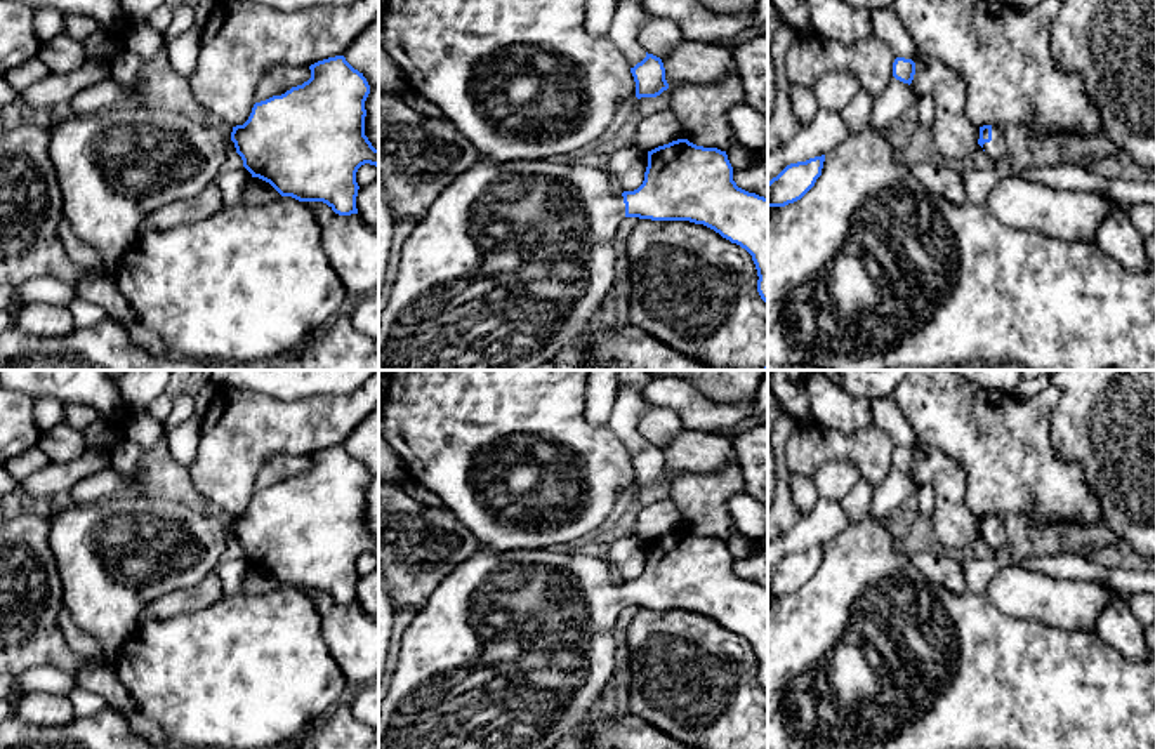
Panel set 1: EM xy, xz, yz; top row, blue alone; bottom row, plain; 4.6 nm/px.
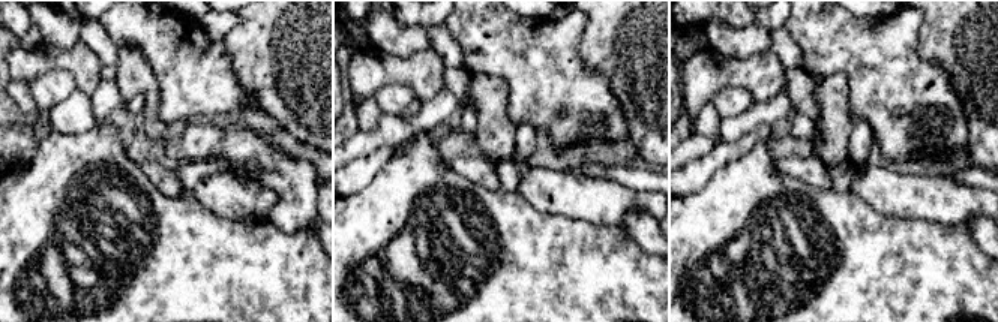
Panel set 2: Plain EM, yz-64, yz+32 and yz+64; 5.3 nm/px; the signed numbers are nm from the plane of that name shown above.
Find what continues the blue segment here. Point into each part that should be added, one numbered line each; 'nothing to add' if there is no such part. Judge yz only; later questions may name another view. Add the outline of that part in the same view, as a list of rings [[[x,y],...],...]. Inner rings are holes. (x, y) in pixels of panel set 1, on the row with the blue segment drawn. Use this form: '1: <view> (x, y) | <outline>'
1: yz (996, 148) | [[[992,125],[992,141],[985,143],[983,149],[993,163],[1006,155],[1004,130],[1000,125]]]

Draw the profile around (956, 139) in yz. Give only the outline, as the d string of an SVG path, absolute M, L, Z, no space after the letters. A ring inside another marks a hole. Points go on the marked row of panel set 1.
M921 50L912 57L915 75L910 83L915 97L931 96L934 101L933 134L941 160L955 165L971 158L978 144L978 127L966 113L966 82L943 63L926 57Z

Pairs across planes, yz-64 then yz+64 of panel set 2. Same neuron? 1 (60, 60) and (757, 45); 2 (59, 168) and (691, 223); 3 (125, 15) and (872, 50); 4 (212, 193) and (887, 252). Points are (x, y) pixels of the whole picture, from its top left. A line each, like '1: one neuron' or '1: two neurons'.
1: two neurons
2: one neuron
3: one neuron
4: two neurons

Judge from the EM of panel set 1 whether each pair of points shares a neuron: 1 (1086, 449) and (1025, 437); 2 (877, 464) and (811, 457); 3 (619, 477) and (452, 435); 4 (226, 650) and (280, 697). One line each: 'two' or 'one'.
1: two
2: one
3: one
4: one

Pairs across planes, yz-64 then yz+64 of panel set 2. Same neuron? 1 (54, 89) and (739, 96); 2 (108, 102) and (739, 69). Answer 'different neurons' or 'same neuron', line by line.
1: same neuron
2: different neurons

